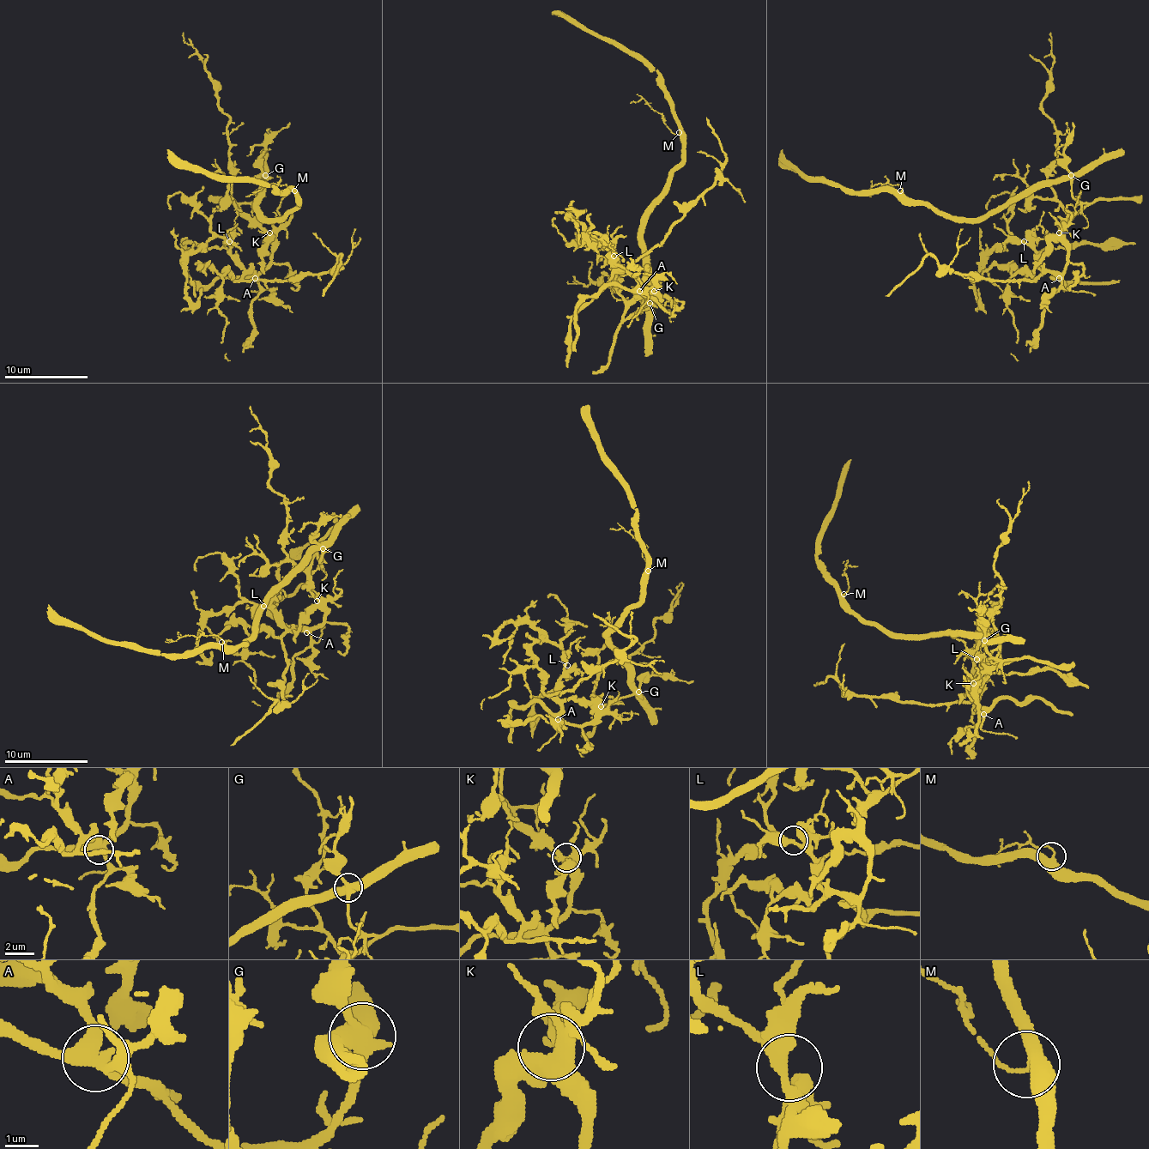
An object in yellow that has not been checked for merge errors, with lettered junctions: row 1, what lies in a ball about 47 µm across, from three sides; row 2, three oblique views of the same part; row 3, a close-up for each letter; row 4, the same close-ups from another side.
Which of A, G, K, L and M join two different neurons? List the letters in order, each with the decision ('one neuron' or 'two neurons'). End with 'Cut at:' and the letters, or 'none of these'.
A: one neuron
G: two neurons
K: one neuron
L: one neuron
M: one neuron
Cut at: G

